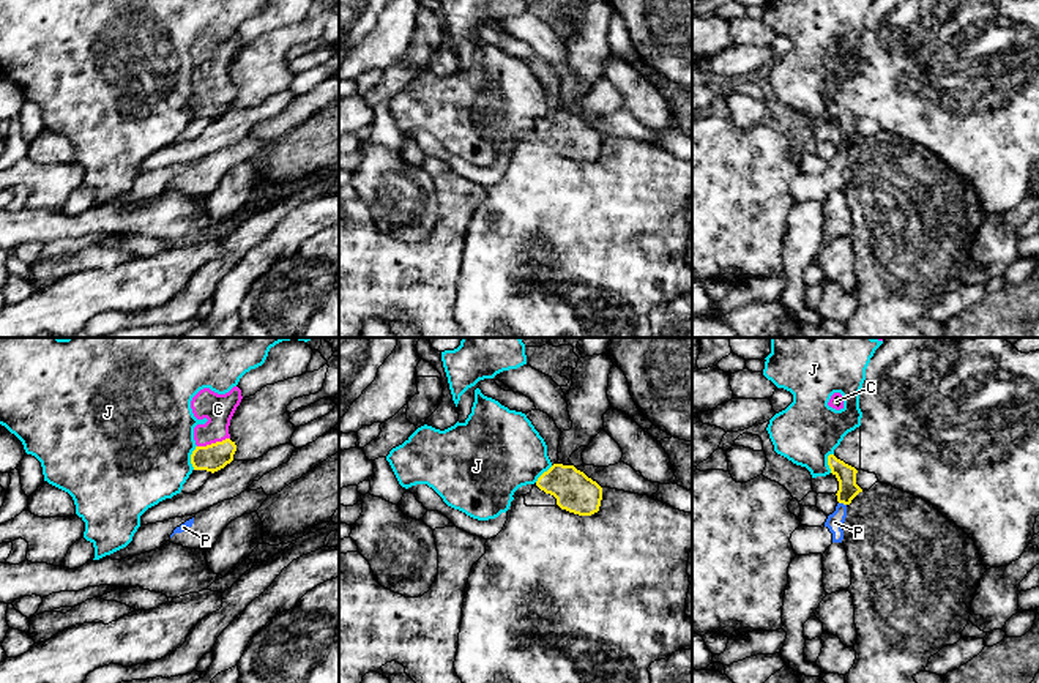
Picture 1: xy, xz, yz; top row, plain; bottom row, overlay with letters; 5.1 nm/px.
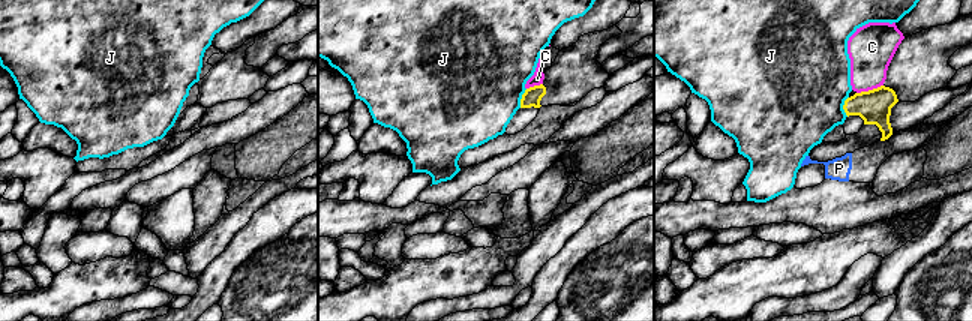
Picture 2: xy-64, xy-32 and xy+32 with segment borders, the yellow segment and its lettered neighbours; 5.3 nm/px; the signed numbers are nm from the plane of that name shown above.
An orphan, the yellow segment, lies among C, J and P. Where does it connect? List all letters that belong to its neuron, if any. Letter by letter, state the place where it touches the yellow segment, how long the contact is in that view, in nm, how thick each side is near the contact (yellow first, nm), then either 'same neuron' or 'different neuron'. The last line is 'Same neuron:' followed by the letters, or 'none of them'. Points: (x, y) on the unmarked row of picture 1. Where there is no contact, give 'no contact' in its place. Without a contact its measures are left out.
C: contact xy (213, 90); length 180 nm; calibres 140 and 160 nm; same neuron
J: contact xy (191, 104); length 130 nm; calibres 140 and 500 nm; different neuron
P: contact yz (842, 149); length 40 nm; calibres 100 and 90 nm; different neuron
Same neuron: C

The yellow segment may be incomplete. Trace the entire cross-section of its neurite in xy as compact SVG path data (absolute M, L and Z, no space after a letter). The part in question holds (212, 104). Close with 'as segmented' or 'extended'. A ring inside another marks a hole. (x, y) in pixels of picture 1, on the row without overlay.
M233 33L225 41L203 35L192 44L191 55L194 63L208 66L205 71L194 74L197 91L191 101L194 117L214 120L233 107L236 91L230 87L229 73L241 46L238 33Z; extended

